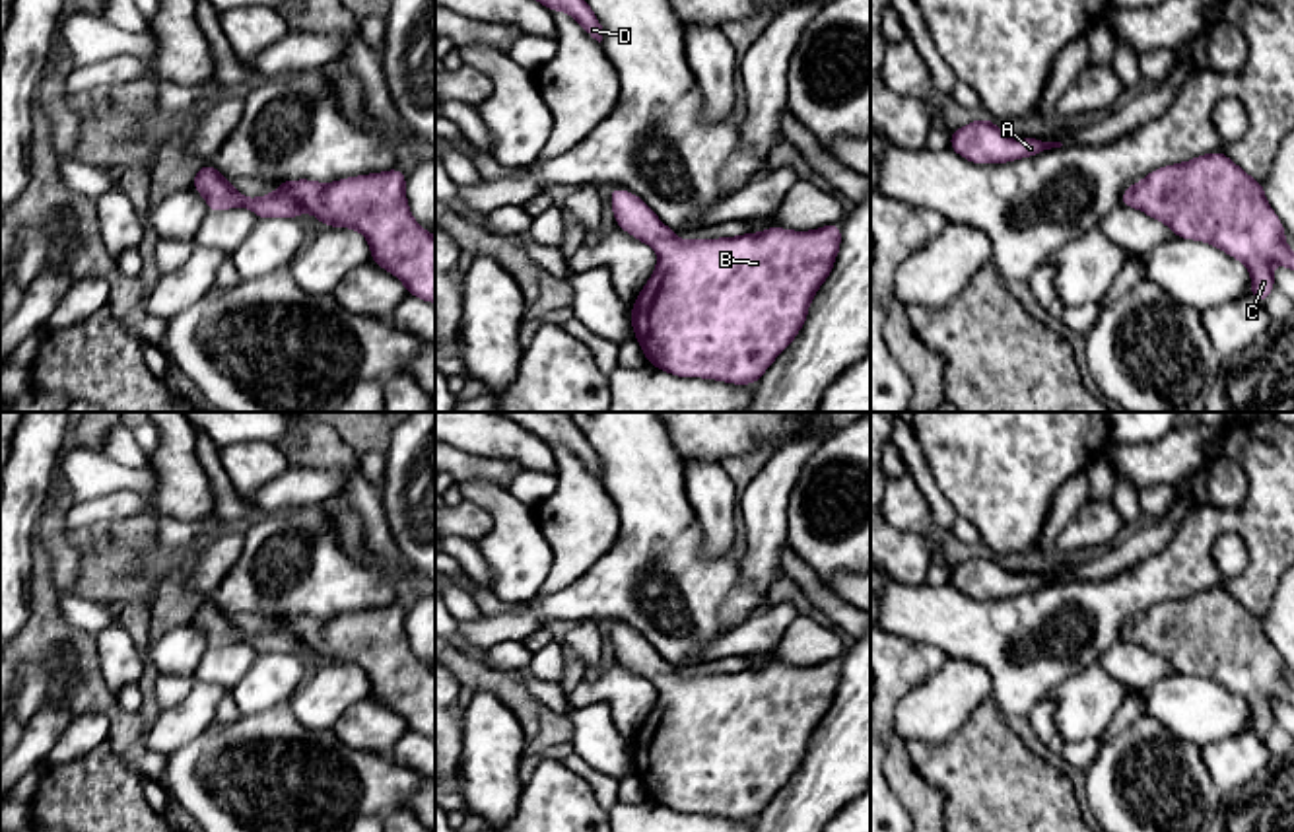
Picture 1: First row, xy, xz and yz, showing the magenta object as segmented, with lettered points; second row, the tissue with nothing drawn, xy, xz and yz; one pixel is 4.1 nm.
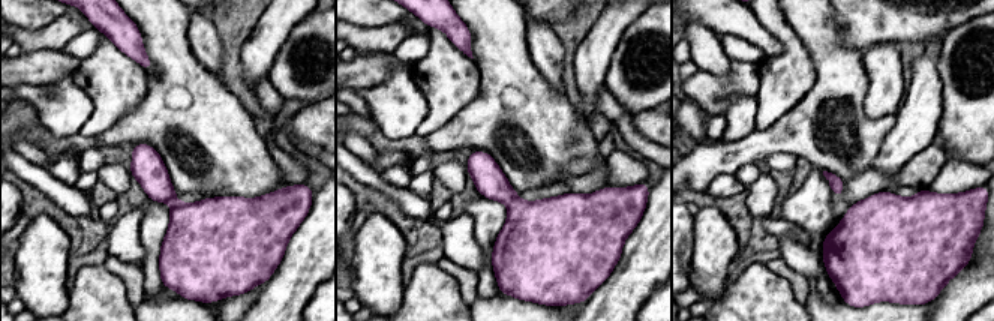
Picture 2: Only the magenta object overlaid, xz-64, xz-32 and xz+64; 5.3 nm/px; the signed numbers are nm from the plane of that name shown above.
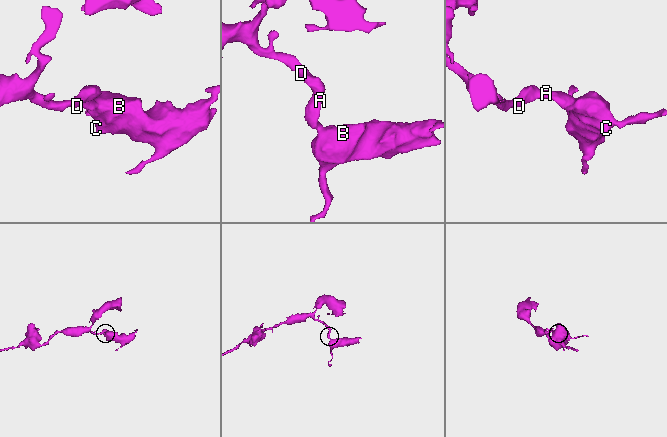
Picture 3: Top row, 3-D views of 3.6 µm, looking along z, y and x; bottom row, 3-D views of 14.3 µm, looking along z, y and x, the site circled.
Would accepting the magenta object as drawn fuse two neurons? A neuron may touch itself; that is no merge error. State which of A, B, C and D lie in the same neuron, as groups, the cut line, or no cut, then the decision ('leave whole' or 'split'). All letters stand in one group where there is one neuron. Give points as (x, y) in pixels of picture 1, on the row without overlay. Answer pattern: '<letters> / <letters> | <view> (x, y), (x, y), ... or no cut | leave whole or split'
A B C D | no cut | leave whole

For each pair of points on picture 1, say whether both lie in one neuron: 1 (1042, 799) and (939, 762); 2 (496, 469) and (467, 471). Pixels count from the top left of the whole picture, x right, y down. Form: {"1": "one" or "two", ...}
{"1": "one", "2": "one"}

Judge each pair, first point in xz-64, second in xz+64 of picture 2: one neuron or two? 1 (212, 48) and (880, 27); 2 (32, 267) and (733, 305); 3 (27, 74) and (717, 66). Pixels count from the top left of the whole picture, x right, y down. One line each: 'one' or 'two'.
1: two
2: two
3: two

